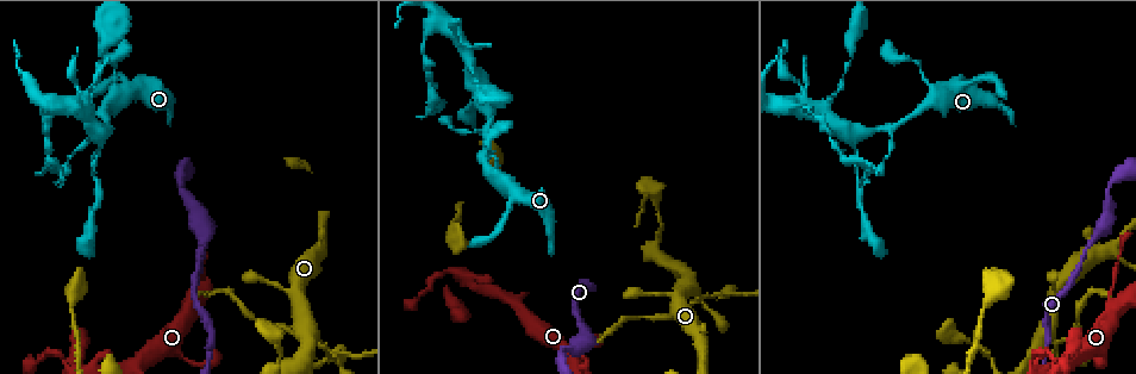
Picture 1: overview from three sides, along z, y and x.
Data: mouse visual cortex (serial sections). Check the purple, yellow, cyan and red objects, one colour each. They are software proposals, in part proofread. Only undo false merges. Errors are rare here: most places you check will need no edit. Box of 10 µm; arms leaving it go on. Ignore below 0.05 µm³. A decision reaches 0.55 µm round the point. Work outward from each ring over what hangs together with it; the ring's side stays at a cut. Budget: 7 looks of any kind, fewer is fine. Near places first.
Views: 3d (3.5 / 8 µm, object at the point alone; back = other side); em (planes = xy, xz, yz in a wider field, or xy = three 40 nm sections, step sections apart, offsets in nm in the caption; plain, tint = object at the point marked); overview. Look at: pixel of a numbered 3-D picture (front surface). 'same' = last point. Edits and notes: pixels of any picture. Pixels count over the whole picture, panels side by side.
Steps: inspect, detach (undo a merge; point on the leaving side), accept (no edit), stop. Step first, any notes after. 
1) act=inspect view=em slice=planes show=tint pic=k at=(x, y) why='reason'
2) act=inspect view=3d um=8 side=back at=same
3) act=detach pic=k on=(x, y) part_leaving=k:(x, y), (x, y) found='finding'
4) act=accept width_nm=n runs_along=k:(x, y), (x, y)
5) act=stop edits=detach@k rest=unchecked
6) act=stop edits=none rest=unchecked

act=inspect view=3d um=8 pic=1 at=(703, 350) why='two arms in line, one across'

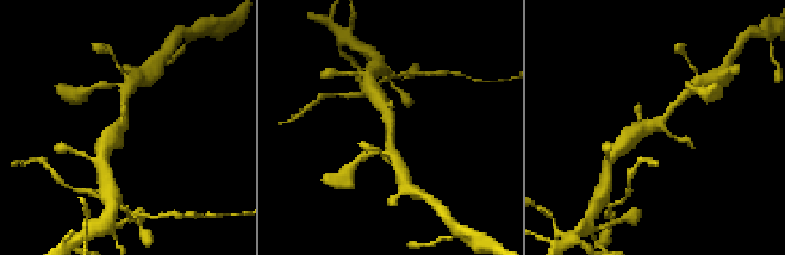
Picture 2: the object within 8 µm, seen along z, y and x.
act=inspect view=3d um=3.5 side=back at=same why='zoom in'

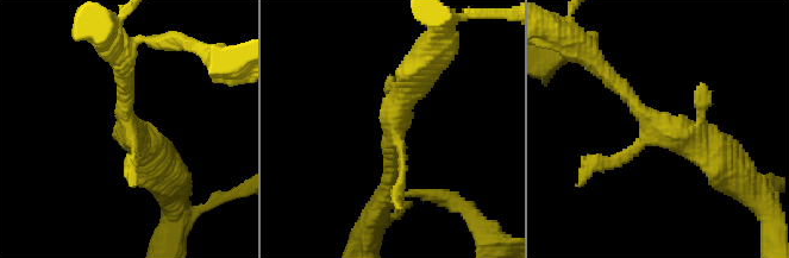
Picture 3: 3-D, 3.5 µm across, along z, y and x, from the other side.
act=inspect view=em slice=xy step=1 show=tint pic=3 at=(128, 122)

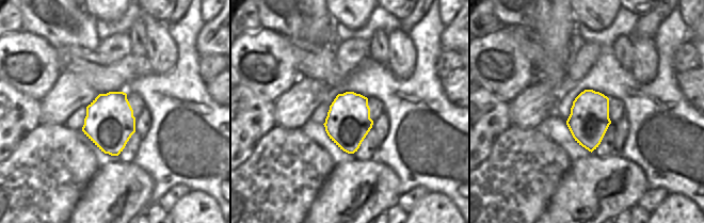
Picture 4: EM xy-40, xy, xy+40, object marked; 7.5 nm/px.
act=accept runs_along=3:(727, 164), (645, 117), (602, 69) found='continuous, no second cell'

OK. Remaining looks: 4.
act=inspect view=3d um=8 pic=1 at=(1055, 339) why='thin arm on a thick one'

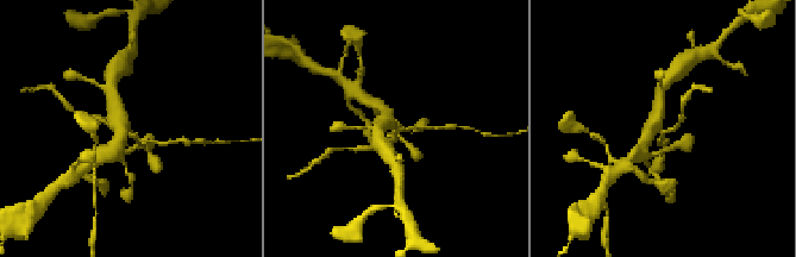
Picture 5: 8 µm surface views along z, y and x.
act=inspect view=3d um=3.5 at=same

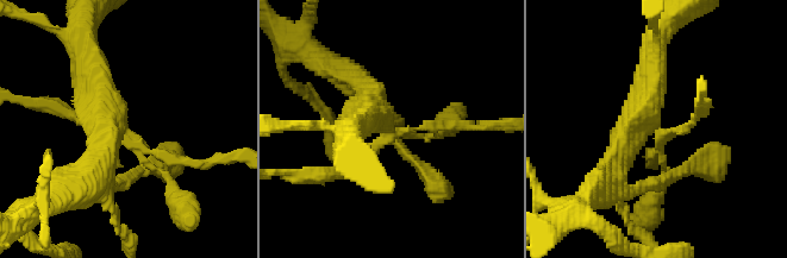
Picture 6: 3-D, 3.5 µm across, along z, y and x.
act=inspect view=em slice=xy step=1 show=tint pic=6 at=(388, 130)

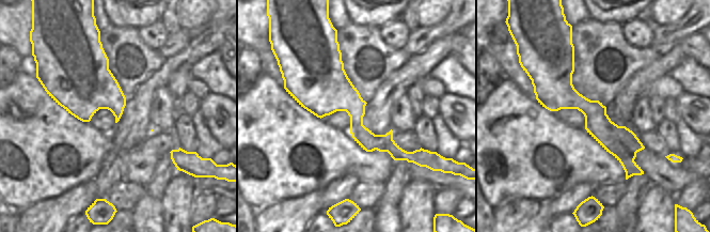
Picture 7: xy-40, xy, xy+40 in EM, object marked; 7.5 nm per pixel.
act=detach pic=6 on=(426, 125) part_leaving=6:(659, 128), (686, 128), (701, 104) found='two cells meet here'

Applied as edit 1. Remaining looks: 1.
act=stop edits=detach@6 rest=unchecked

